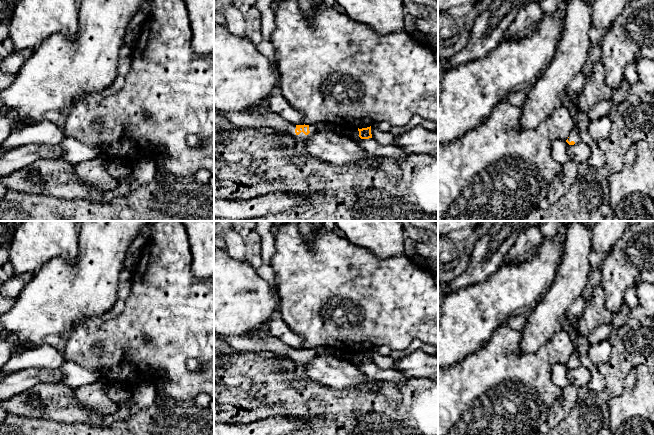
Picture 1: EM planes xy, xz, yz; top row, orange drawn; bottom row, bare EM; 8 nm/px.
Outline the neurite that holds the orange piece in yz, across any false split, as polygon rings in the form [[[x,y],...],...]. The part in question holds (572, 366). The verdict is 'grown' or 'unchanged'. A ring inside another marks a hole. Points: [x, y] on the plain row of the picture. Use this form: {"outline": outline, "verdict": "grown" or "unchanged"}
{"outline": [[[573,353],[573,354],[570,356],[569,362],[566,364],[566,366],[567,366],[569,369],[578,368],[580,365],[581,365],[581,363],[580,363],[579,356],[578,356],[578,354],[576,354],[576,353]]], "verdict": "grown"}

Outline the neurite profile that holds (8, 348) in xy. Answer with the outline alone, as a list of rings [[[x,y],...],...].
[[[11,339],[0,342],[0,368],[4,366],[11,357],[20,352],[22,348],[23,345]]]

